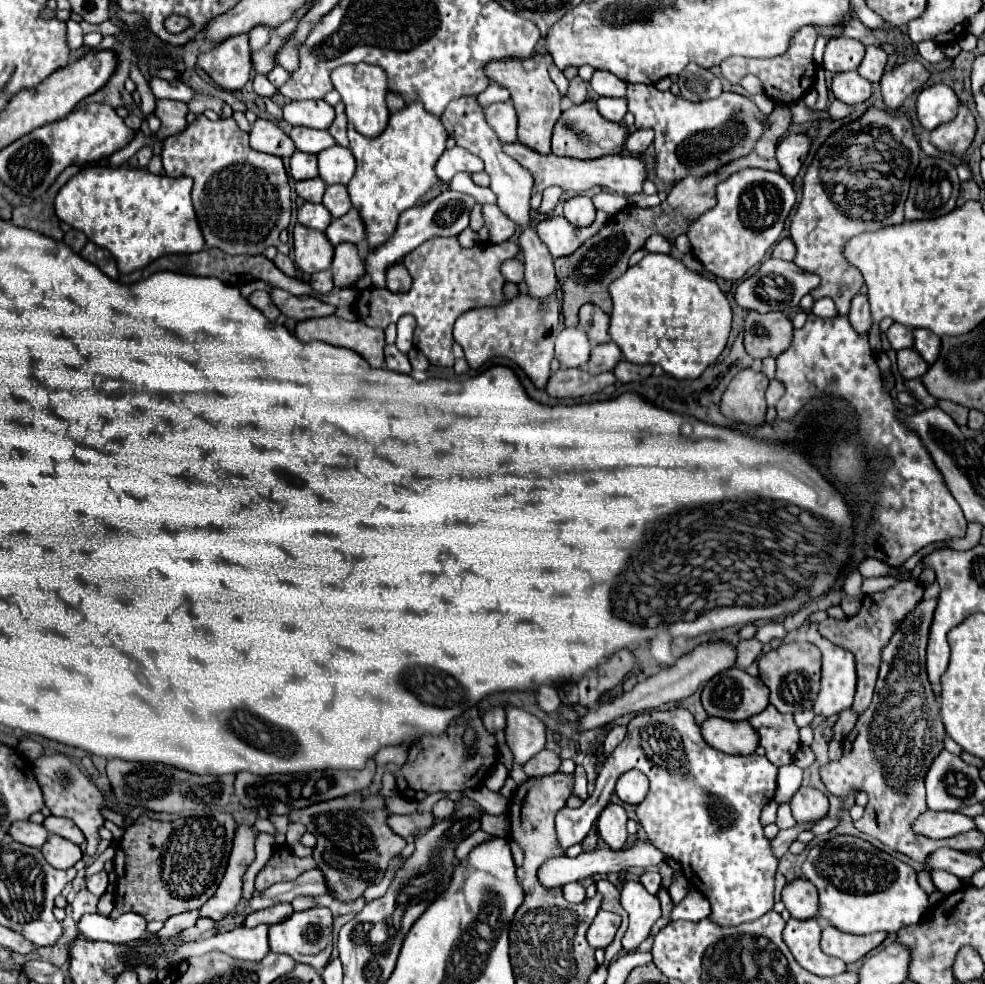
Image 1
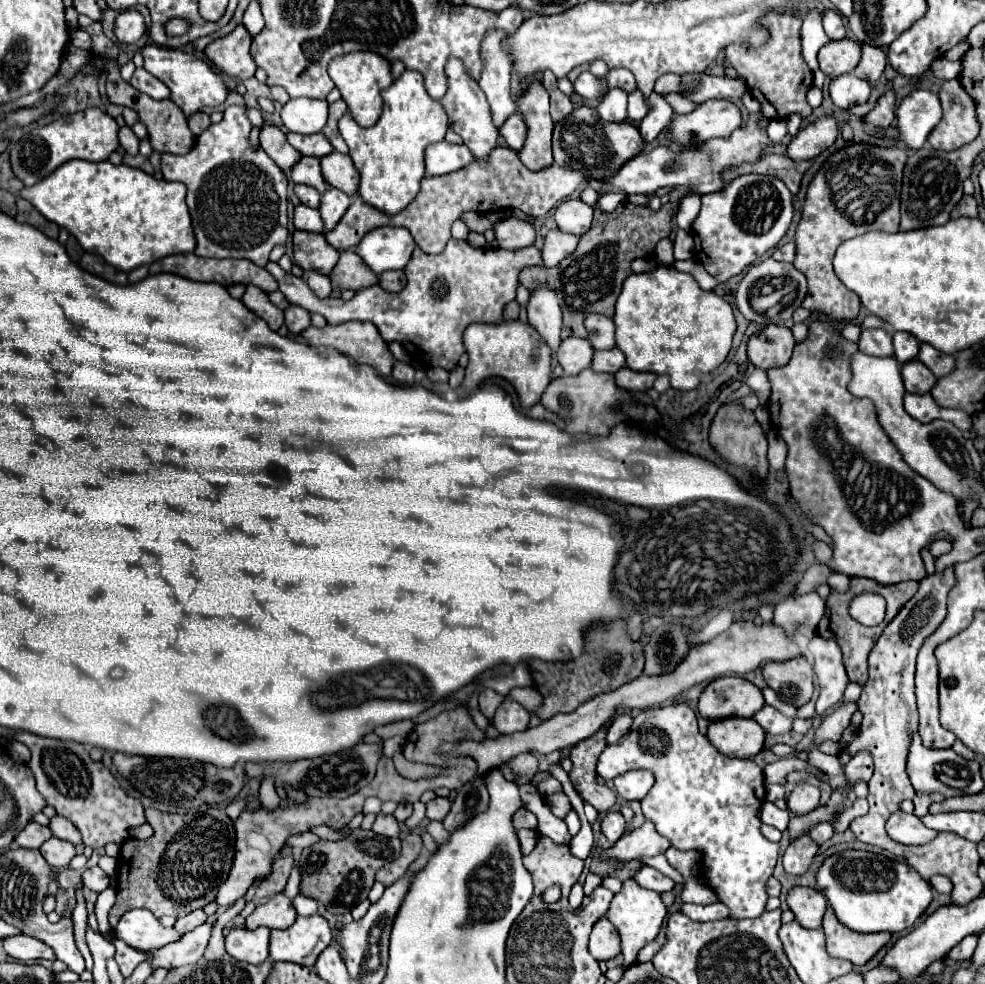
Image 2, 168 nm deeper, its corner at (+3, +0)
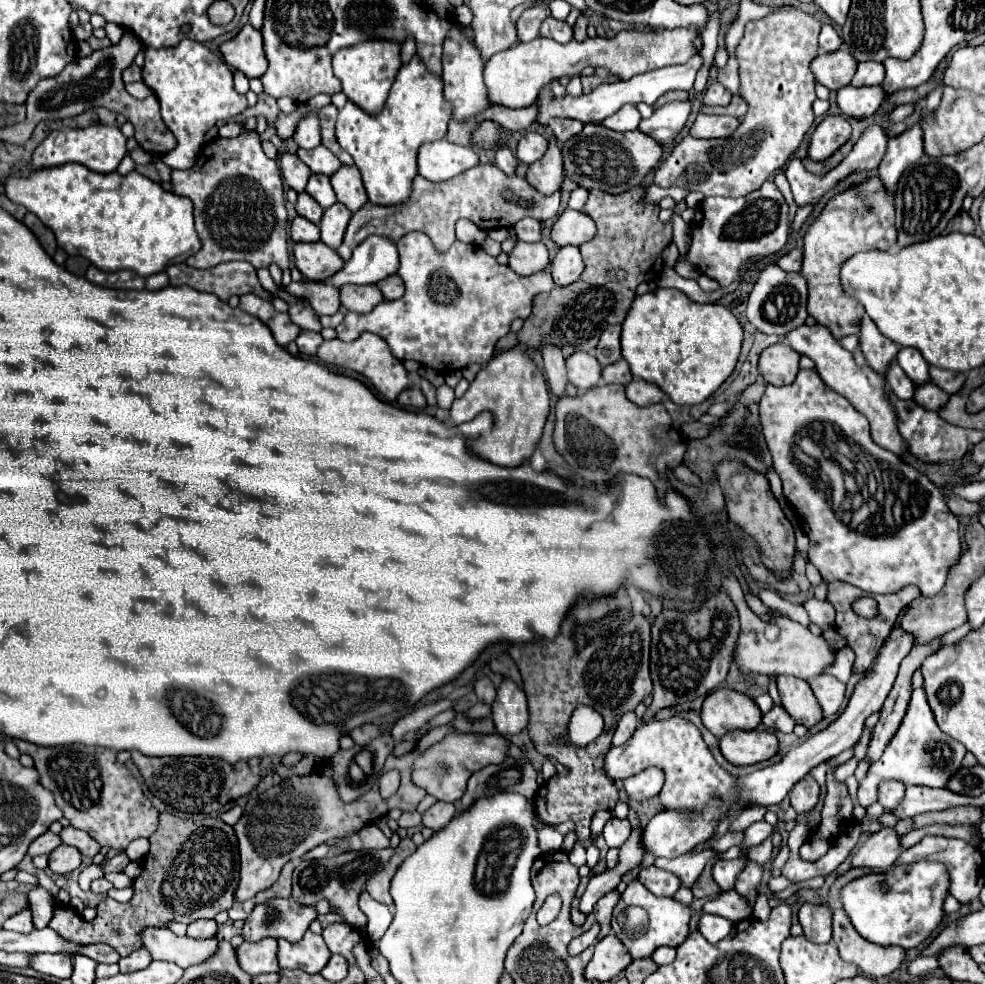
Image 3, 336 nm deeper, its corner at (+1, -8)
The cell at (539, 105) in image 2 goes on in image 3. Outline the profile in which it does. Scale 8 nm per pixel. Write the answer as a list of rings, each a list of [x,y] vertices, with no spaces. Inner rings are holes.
[[[551,136],[547,140],[547,152],[545,158],[533,162],[527,170],[527,182],[537,188],[541,194],[553,194],[555,190],[561,188],[563,182],[563,158],[561,158],[561,148],[557,144],[557,138]]]

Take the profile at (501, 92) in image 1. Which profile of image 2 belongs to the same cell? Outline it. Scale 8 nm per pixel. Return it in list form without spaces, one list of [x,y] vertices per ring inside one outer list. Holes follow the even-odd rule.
[[[489,30],[481,42],[481,60],[485,62],[479,86],[485,92],[493,120],[497,124],[505,124],[505,120],[515,112],[515,102],[511,98],[511,60],[503,52],[501,42],[507,38],[503,30]]]

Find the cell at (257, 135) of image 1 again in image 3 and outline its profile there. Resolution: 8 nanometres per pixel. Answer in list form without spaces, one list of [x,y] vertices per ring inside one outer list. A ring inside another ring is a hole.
[[[291,152],[279,154],[279,164],[281,164],[281,172],[283,172],[285,182],[295,192],[303,192],[309,176],[311,176],[309,168],[305,168],[305,164],[301,164],[301,160],[295,154],[291,154]]]

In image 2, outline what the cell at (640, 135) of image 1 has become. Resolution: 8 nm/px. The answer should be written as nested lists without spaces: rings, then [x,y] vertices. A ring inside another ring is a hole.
[[[651,92],[651,96],[647,98],[649,100],[649,112],[647,112],[647,116],[641,120],[641,124],[639,124],[639,132],[641,132],[641,136],[643,136],[643,140],[645,142],[653,142],[667,126],[669,126],[669,122],[671,122],[671,118],[673,118],[673,108],[669,106],[669,102],[663,98],[663,96],[659,96],[657,92]]]

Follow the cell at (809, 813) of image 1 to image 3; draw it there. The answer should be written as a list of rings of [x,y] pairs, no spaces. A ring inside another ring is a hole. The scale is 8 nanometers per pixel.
[[[807,776],[807,780],[801,780],[793,786],[793,790],[789,792],[789,798],[797,814],[807,814],[815,808],[819,800],[819,784],[811,776]]]

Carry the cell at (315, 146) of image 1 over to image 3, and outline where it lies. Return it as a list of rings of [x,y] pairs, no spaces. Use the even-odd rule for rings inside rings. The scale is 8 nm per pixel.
[[[317,146],[313,150],[297,150],[297,156],[311,168],[311,172],[315,174],[327,174],[331,176],[333,172],[339,170],[341,162],[337,160],[337,156],[333,156],[333,152],[329,152],[325,146]]]

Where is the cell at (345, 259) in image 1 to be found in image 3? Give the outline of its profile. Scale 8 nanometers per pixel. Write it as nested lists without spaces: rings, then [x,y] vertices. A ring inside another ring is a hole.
[[[345,284],[339,288],[341,292],[341,304],[351,310],[351,312],[359,312],[359,314],[365,314],[365,312],[371,312],[381,300],[383,300],[383,294],[377,286],[355,286],[355,284]]]

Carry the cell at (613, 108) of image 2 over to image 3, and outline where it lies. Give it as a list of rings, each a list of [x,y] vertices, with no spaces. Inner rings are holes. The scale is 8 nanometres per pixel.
[[[627,104],[625,108],[617,110],[613,116],[605,118],[603,120],[603,126],[611,128],[611,130],[617,130],[617,132],[627,132],[627,130],[635,130],[641,122],[641,114],[635,106]]]

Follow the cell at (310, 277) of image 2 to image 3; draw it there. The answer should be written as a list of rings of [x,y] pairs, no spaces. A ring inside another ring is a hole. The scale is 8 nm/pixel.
[[[301,280],[301,282],[291,282],[285,290],[289,290],[289,294],[295,294],[299,298],[305,298],[319,316],[321,314],[335,314],[341,306],[339,288],[335,288],[329,282]]]

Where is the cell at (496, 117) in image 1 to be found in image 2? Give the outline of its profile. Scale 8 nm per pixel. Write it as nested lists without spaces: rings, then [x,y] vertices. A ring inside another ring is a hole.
[[[517,114],[509,116],[507,118],[507,124],[503,124],[503,128],[499,128],[499,134],[505,138],[505,142],[515,150],[519,152],[525,144],[525,138],[527,138],[527,126],[525,126],[525,120]]]

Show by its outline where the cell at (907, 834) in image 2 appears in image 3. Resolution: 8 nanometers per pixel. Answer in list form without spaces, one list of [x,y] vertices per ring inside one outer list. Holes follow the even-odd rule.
[[[883,828],[859,848],[851,866],[865,866],[885,872],[895,864],[901,852],[901,836],[893,828]]]

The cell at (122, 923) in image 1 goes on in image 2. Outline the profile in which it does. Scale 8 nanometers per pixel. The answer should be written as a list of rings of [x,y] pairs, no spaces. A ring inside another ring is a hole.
[[[149,910],[125,912],[113,934],[125,944],[143,952],[153,952],[157,948],[181,940],[181,934],[175,932],[175,928],[165,928]]]

